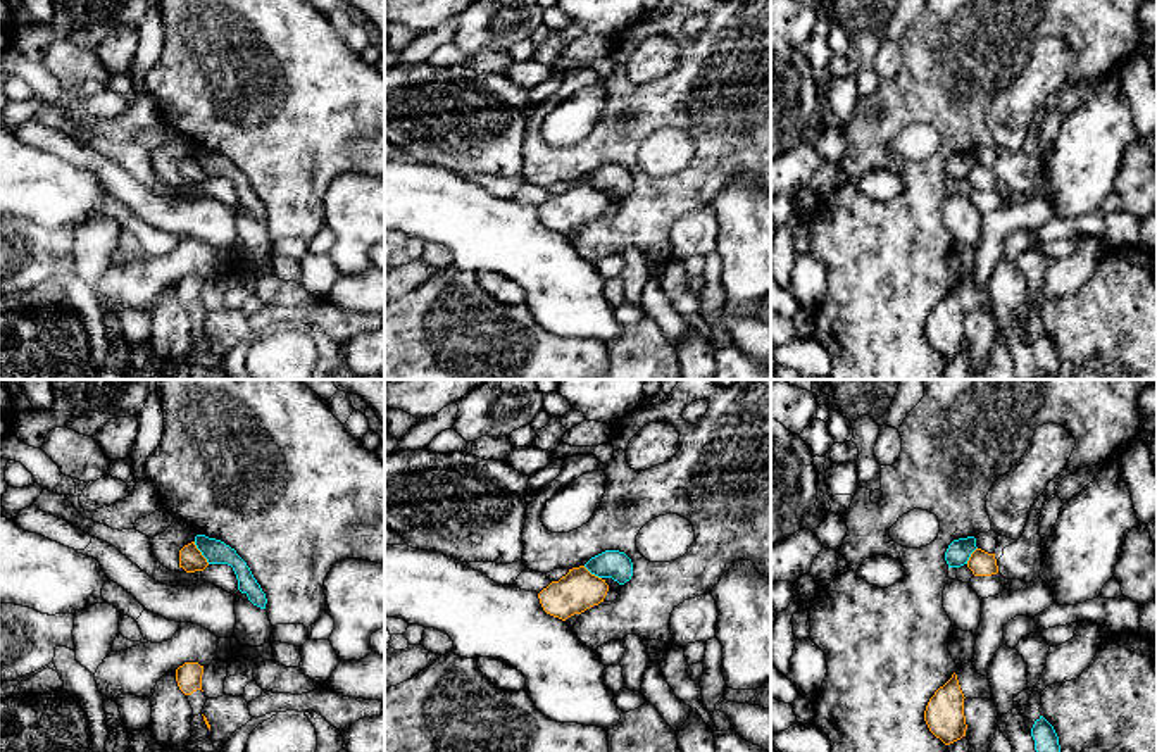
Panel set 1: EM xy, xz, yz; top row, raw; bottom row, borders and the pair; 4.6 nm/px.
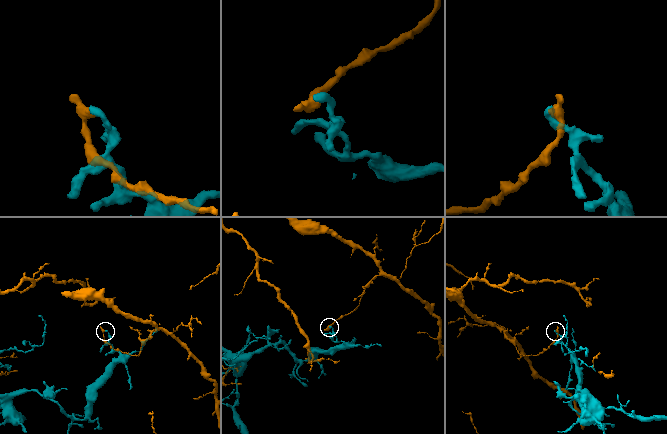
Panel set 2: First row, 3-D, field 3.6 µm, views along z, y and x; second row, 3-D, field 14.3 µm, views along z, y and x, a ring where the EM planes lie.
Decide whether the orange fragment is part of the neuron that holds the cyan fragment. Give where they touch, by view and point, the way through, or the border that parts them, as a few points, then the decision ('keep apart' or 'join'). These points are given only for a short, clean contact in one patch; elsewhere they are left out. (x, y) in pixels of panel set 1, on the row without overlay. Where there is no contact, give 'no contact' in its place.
xy (200, 164) | along xy (193, 156), (209, 176) | keep apart

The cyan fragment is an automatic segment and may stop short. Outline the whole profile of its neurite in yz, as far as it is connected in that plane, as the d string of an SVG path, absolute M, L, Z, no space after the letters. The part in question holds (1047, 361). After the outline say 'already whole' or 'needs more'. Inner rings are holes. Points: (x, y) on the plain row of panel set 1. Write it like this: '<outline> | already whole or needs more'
M1040 329L1031 342L1031 350L1036 364L1035 379L1054 379L1060 369L1059 350L1054 340Z | already whole

